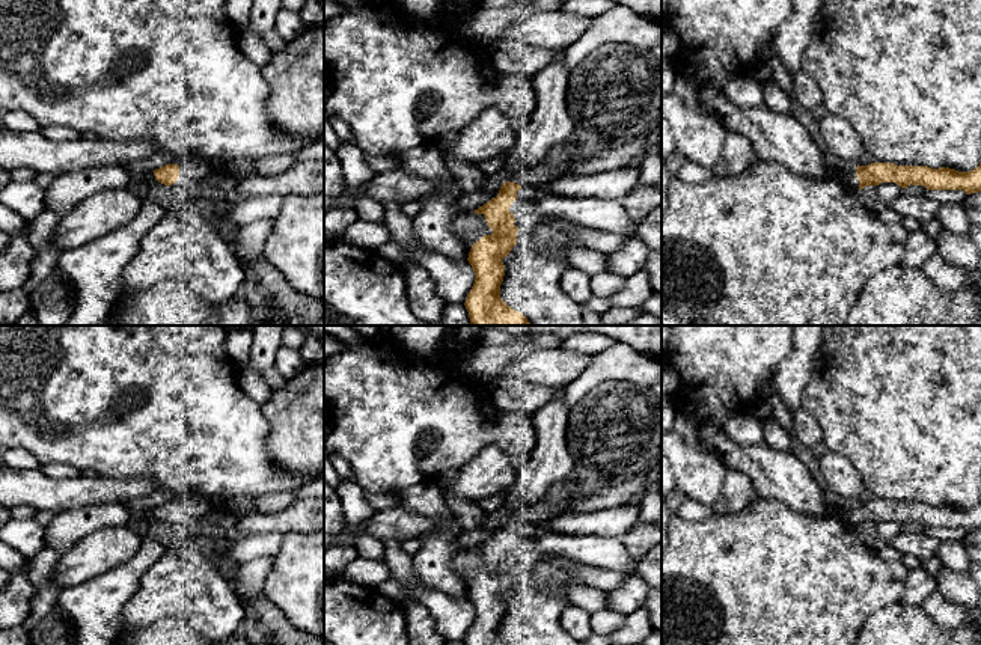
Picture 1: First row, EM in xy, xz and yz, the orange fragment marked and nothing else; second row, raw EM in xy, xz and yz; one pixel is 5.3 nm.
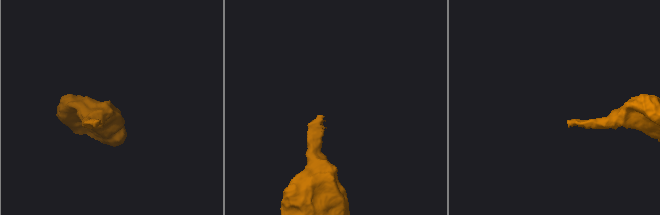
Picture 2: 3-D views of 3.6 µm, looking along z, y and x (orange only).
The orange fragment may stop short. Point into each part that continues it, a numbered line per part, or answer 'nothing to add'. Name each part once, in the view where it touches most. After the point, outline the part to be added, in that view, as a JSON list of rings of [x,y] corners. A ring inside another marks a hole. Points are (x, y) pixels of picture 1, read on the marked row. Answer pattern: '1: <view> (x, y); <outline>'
1: yz (847, 178); [[[829,170],[827,179],[835,179],[844,184],[848,188],[859,190],[859,179],[856,176],[856,170],[853,172],[842,172],[842,170]]]

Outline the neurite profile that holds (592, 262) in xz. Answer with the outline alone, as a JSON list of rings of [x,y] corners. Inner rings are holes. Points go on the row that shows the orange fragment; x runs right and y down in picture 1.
[[[571,247],[565,250],[565,259],[570,267],[597,276],[607,271],[607,256],[586,247]]]

